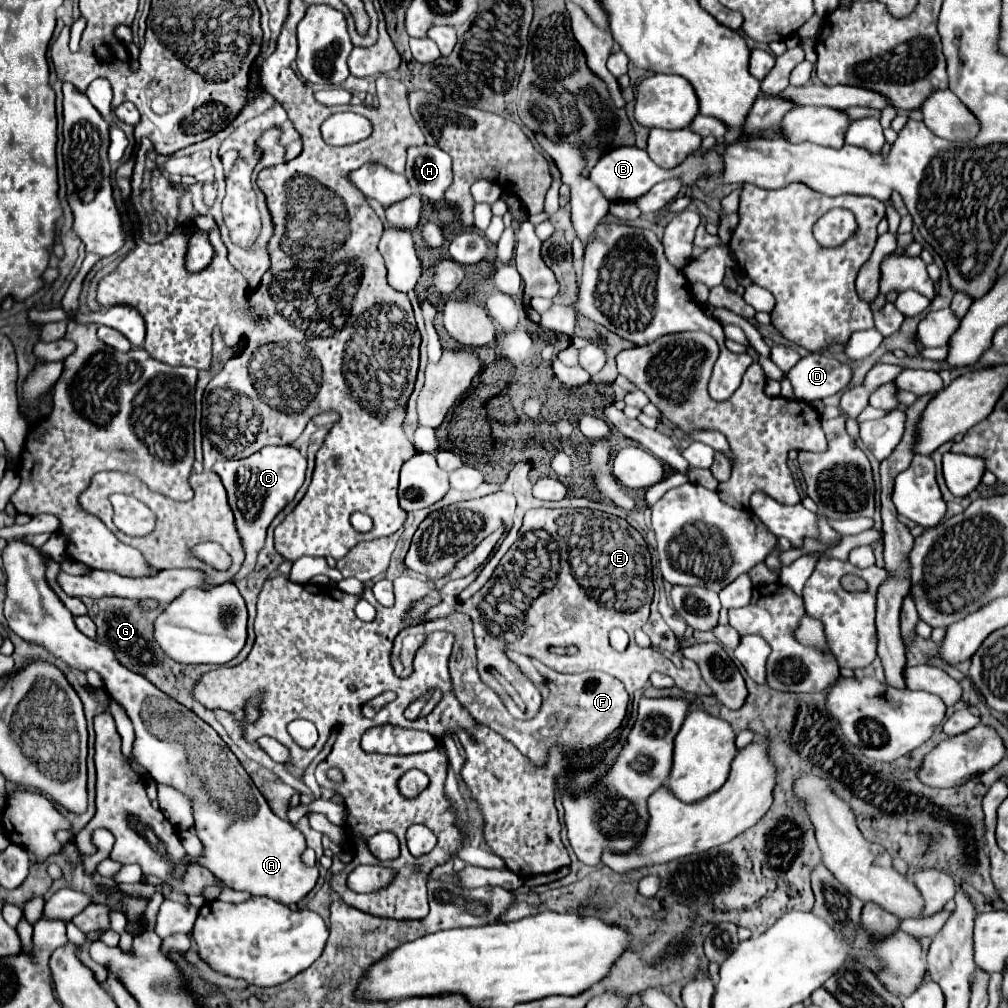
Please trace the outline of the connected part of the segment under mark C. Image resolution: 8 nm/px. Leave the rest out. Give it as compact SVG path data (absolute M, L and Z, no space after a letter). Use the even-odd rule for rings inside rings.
M291 445L265 447L263 451L257 451L251 457L245 457L239 461L231 459L231 461L213 465L213 473L219 473L221 483L227 489L229 505L235 513L235 523L237 523L239 535L243 537L243 545L245 545L245 553L247 553L239 573L235 575L235 581L243 579L245 575L249 575L255 569L257 551L265 543L265 533L267 533L269 523L277 517L277 513L283 511L283 507L289 501L293 501L295 493L299 491L299 487L305 481L306 469L307 459L299 451L295 451Z

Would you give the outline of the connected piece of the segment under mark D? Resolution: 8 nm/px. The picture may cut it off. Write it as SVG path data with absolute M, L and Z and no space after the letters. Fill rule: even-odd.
M809 353L789 373L795 397L801 401L815 401L839 391L845 391L851 381L851 367L825 353Z

